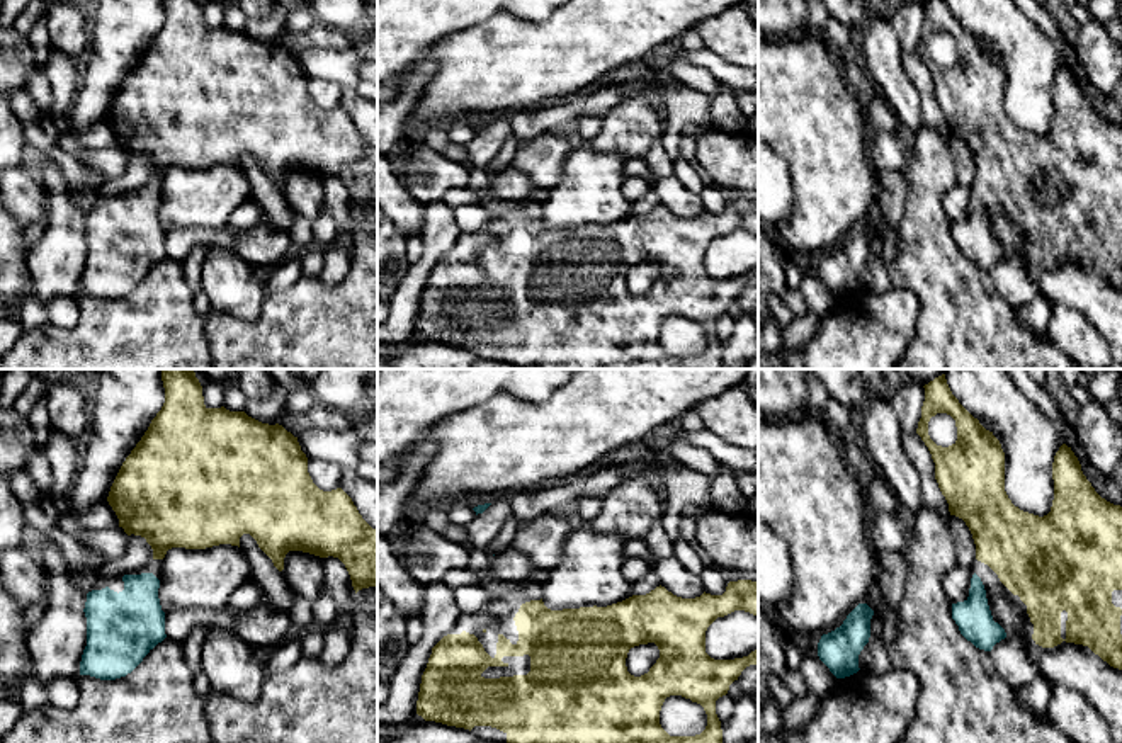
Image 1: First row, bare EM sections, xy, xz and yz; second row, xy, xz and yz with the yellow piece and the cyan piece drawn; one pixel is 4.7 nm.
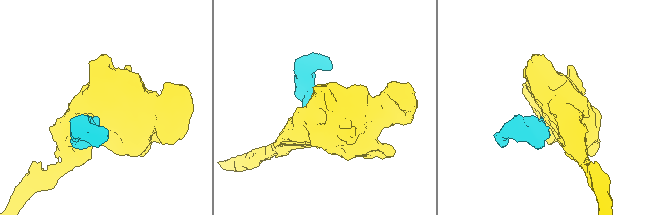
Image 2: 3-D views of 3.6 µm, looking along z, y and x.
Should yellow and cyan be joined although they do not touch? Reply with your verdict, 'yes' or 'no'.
yes

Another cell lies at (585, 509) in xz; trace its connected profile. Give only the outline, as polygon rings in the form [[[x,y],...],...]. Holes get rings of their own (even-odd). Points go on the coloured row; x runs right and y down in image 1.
[[[581,496],[575,502],[571,510],[576,515],[576,520],[592,522],[595,517],[600,515],[602,510],[602,498],[597,496]]]

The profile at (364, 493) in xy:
[[[347,473],[340,488],[352,498],[362,519],[377,530],[377,485]]]

